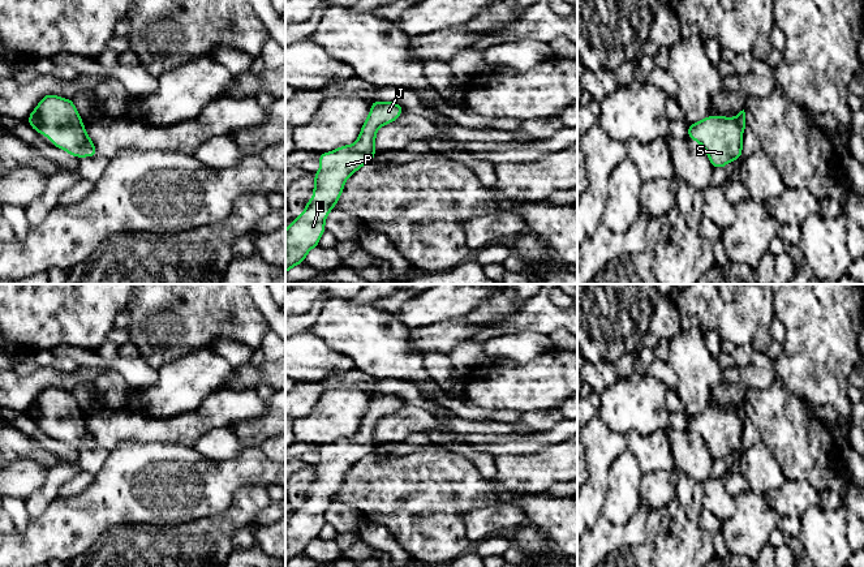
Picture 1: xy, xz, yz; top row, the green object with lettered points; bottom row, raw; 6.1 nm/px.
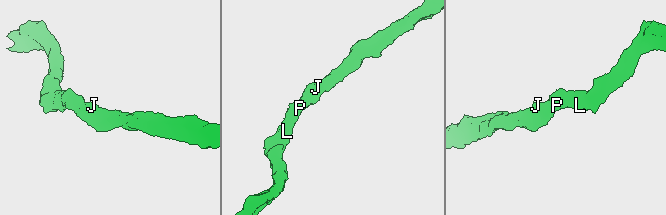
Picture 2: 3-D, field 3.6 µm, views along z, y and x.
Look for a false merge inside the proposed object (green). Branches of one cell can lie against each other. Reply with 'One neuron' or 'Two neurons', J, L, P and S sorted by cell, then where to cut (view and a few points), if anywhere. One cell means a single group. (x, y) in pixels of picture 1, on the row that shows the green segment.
One neuron. Groups: J L P S. No split

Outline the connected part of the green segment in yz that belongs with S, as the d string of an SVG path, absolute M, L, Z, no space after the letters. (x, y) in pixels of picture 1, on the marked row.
M744 109L736 117L708 116L688 124L688 138L697 141L714 168L723 168L743 156L743 129L748 126Z

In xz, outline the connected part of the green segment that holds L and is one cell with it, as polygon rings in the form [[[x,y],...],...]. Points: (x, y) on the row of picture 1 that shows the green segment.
[[[373,100],[371,111],[354,143],[319,154],[321,168],[313,175],[314,197],[285,231],[285,274],[293,266],[305,262],[306,254],[318,246],[326,231],[324,220],[341,197],[345,180],[374,160],[378,129],[394,123],[403,112],[404,108],[397,103]]]

